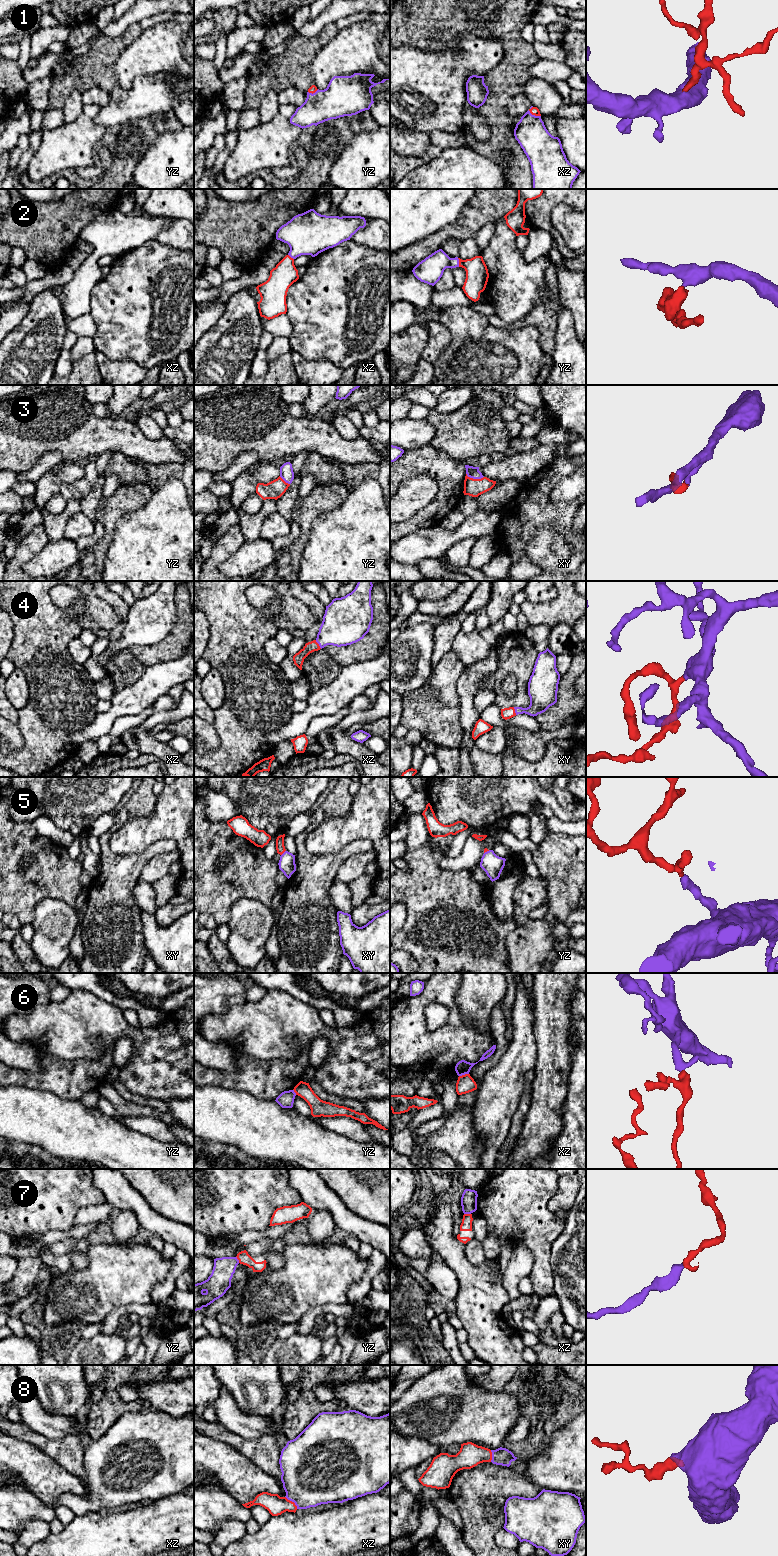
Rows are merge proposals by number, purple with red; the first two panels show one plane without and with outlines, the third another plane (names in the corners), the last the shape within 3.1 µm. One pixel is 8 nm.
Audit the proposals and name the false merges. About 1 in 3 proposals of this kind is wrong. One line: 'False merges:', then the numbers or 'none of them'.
False merges: 6, 7

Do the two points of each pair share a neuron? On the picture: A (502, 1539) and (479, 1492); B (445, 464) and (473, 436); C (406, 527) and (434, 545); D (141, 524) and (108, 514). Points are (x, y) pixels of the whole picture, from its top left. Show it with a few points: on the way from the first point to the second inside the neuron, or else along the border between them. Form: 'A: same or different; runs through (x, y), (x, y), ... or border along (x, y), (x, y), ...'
A: different; border along (502, 1527), (494, 1535), (494, 1542), (497, 1545)
B: different; border along (431, 445), (454, 459), (463, 462)
C: different; border along (435, 525), (421, 527), (400, 539)
D: different; border along (141, 507), (125, 513), (117, 521), (111, 540)

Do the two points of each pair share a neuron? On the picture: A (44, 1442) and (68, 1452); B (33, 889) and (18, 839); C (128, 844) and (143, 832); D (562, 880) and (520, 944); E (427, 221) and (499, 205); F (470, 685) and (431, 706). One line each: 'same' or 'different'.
A: same
B: same
C: same
D: same
E: different
F: different

